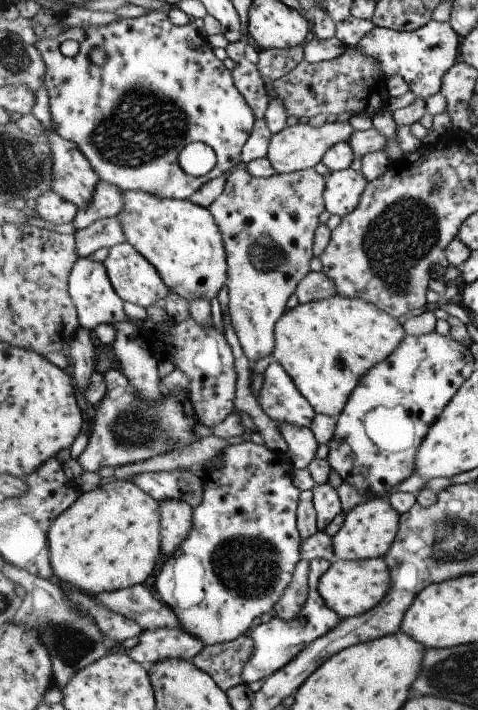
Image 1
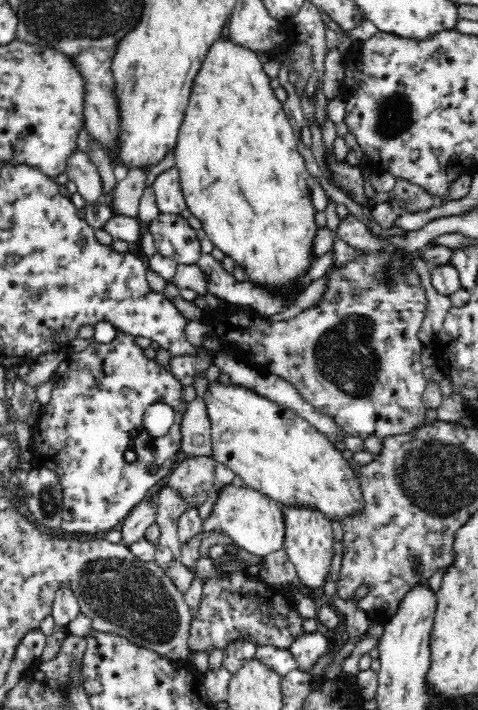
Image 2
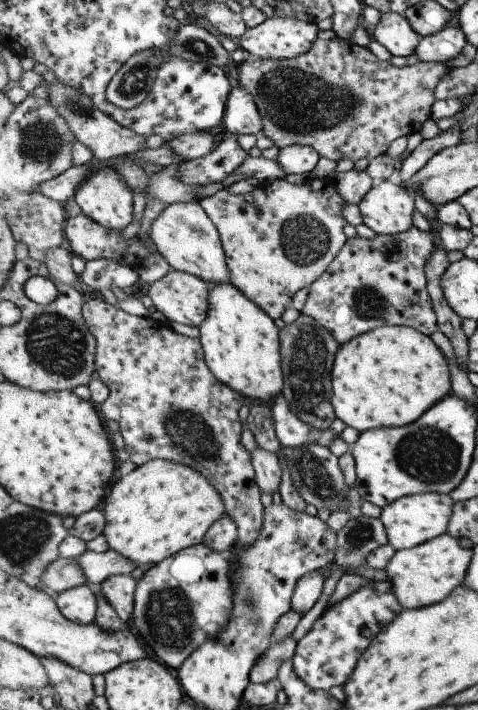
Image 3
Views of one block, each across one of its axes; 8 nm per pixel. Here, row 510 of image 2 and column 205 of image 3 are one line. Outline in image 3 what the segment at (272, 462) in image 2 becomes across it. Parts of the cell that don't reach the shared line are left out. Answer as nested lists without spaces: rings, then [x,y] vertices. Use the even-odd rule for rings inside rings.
[[[215,285],[208,320],[199,327],[206,362],[213,374],[245,398],[259,402],[273,401],[284,392],[281,333],[273,320],[235,285]]]

